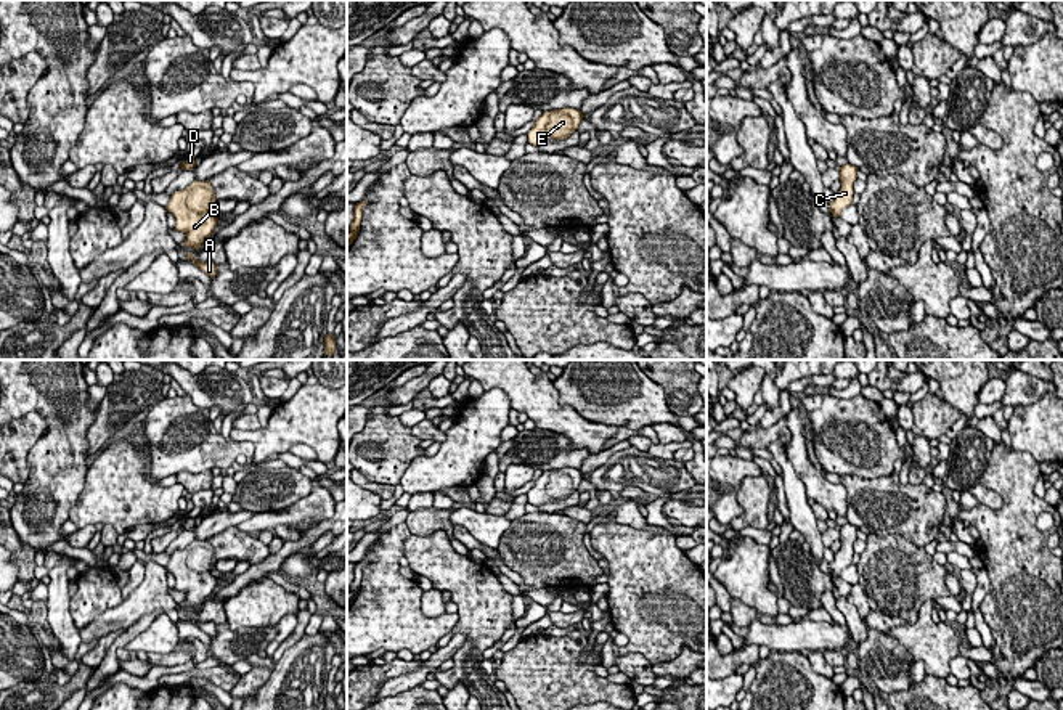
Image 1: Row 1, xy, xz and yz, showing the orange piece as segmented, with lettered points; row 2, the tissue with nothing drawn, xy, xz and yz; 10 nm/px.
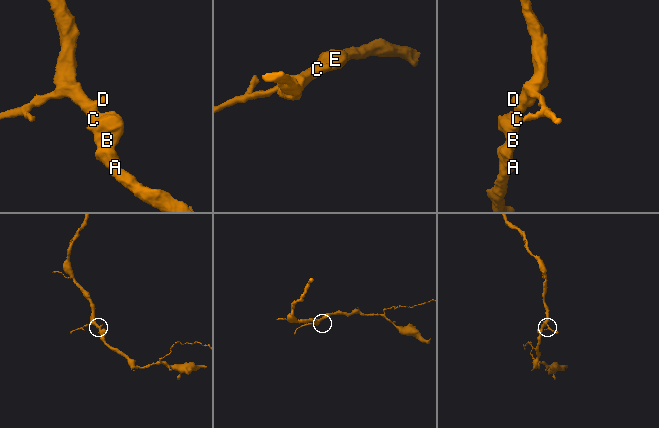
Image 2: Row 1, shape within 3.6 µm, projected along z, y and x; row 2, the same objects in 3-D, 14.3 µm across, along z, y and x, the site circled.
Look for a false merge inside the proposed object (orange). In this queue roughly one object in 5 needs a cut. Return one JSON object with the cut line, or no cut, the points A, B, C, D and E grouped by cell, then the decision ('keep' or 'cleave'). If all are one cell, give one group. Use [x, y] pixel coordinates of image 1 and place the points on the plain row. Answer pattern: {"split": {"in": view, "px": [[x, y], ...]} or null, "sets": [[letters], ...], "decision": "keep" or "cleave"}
{"split": null, "sets": [["A", "B", "C", "D", "E"]], "decision": "keep"}

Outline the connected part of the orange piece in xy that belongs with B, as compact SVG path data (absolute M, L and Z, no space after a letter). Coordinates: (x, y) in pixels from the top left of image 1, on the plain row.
M194 540L188 548L172 553L165 569L175 577L175 590L185 593L186 609L202 607L214 593L218 578L210 570L215 567L215 553L209 540Z

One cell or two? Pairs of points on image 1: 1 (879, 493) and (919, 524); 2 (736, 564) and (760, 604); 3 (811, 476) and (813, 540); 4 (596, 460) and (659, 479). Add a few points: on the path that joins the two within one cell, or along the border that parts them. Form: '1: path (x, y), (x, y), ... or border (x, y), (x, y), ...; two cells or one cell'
1: path (888, 503), (909, 514); one cell
2: path (745, 574), (757, 595); one cell
3: border (790, 465), (803, 484), (808, 498); two cells
4: border (630, 445), (615, 452), (588, 474); two cells

